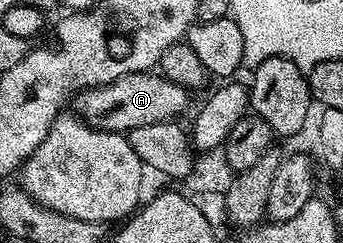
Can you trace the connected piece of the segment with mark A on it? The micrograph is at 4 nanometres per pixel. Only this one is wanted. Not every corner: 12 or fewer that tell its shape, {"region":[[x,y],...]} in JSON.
{"region":[[160,72],[129,74],[72,99],[97,130],[177,119],[191,97]]}

